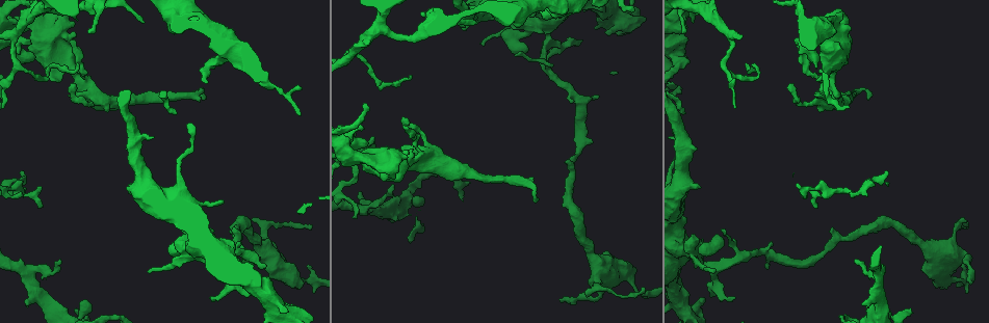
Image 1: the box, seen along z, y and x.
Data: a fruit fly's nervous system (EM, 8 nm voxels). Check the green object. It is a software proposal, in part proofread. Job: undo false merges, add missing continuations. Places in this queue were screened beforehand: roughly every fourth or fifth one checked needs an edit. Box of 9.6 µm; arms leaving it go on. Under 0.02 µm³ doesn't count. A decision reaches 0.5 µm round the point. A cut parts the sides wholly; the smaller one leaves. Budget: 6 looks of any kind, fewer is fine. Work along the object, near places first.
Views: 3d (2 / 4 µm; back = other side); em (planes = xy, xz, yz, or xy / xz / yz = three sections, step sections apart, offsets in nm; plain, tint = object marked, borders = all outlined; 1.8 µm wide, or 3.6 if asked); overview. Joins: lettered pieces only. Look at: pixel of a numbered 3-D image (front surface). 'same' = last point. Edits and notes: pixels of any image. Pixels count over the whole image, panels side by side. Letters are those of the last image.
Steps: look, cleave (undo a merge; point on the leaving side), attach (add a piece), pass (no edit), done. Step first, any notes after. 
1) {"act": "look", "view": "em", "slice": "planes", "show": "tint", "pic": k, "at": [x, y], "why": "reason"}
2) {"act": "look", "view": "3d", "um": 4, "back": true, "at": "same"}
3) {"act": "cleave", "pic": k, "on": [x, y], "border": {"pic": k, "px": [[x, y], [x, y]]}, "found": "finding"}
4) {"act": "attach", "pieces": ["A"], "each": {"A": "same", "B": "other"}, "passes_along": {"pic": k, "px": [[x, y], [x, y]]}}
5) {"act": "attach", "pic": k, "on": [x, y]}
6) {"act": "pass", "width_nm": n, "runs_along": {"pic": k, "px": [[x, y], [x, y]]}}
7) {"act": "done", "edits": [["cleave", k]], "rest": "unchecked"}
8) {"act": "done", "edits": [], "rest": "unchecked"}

{"act": "look", "view": "em", "slice": "yz", "step": 8, "show": "borders", "pic": 1, "at": [29, 302]}

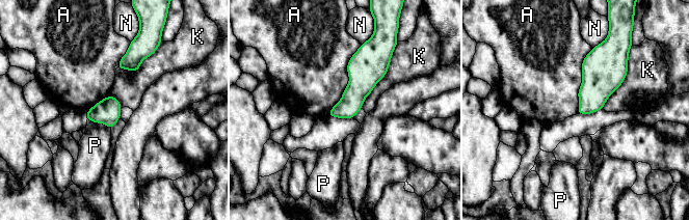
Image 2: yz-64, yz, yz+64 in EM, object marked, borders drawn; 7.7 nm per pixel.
{"act": "pass", "each": {"A": "other", "K": "other", "N": "other", "P": "other"}, "border": {"pic": 2, "px": [[361, 44], [326, 115]]}, "found": "none of them fits"}

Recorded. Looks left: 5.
{"act": "look", "view": "em", "slice": "xy", "step": 4, "show": "tint", "pic": 1, "at": [642, 288], "why": "branch stops here"}

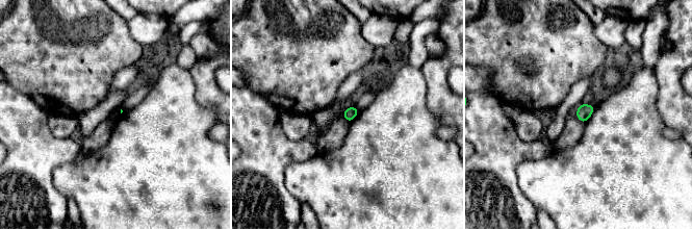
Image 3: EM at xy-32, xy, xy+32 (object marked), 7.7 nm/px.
{"act": "look", "view": "em", "slice": "planes", "show": "borders", "at": "same", "why": "another direction"}

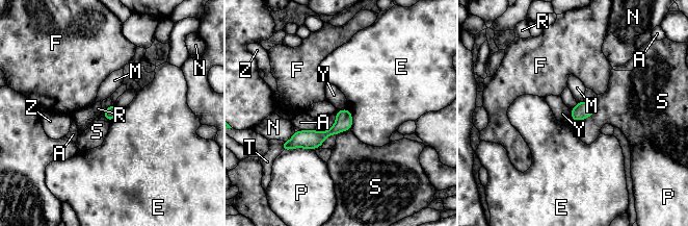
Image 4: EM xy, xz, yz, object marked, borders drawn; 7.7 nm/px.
{"act": "pass", "width_nm": 100, "each": {"A": "other", "E": "other", "F": "other", "M": "other", "N": "other", "P": "other", "R": "other", "S": "other", "T": "other", "Y": "other", "Z": "other"}, "runs_along": {"pic": 4, "px": [[348, 114], [332, 131], [288, 145]]}, "found": "no lettered piece goes on from it"}

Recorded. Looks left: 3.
{"act": "look", "view": "3d", "um": 4, "pic": 1, "at": [692, 22], "why": "free end"}

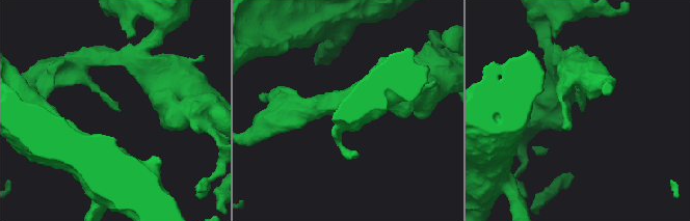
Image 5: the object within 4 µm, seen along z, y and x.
{"act": "look", "view": "em", "slice": "planes", "show": "borders", "pic": 5, "at": [120, 109], "why": "shape alone is not enough"}

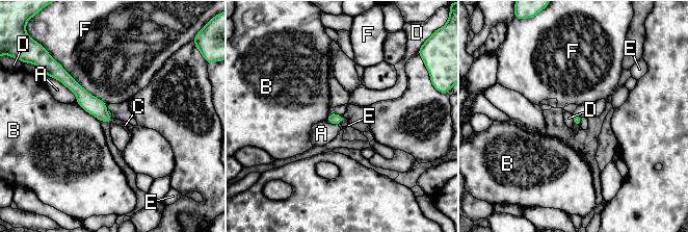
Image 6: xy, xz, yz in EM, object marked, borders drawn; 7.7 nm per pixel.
{"act": "attach", "pieces": ["C"], "longest_contact_nm": ["F", 480], "each": {"A": "other", "B": "other", "C": "same", "D": "other", "E": "other", "F": "other"}, "passes_along": {"pic": 6, "px": [[95, 106], [111, 121], [125, 125]]}, "found": "the neuron continues"}

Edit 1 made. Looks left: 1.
{"act": "done", "edits": [["attach", 6]], "rest": "unchecked"}

